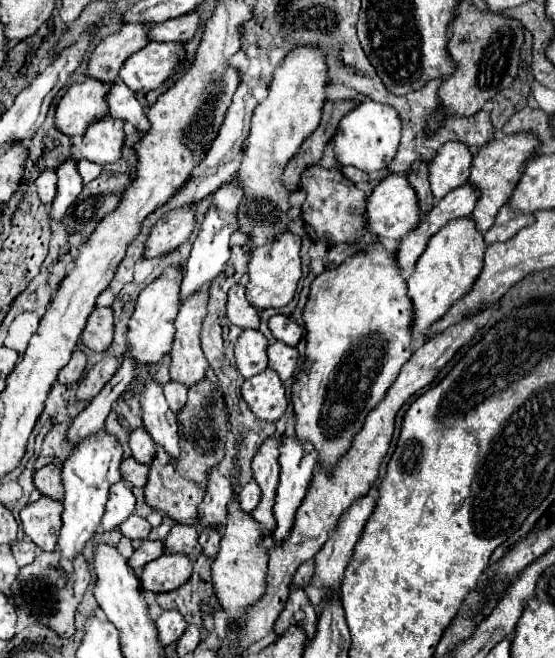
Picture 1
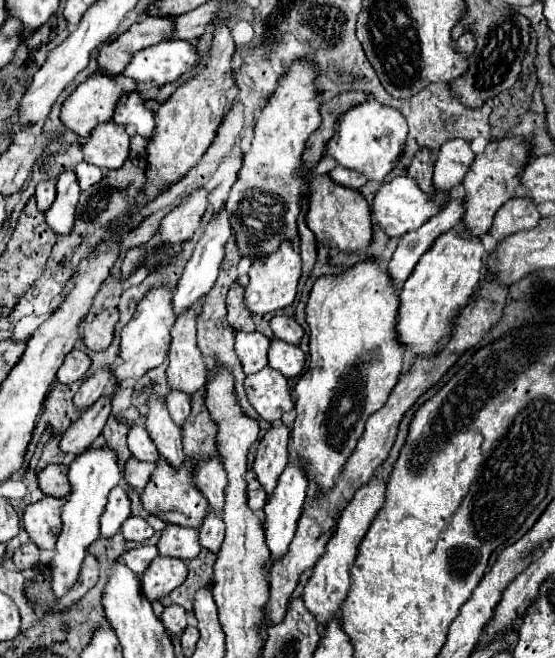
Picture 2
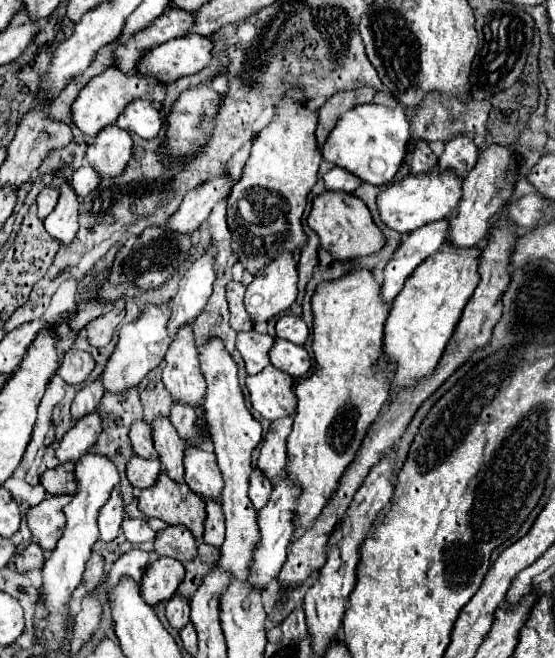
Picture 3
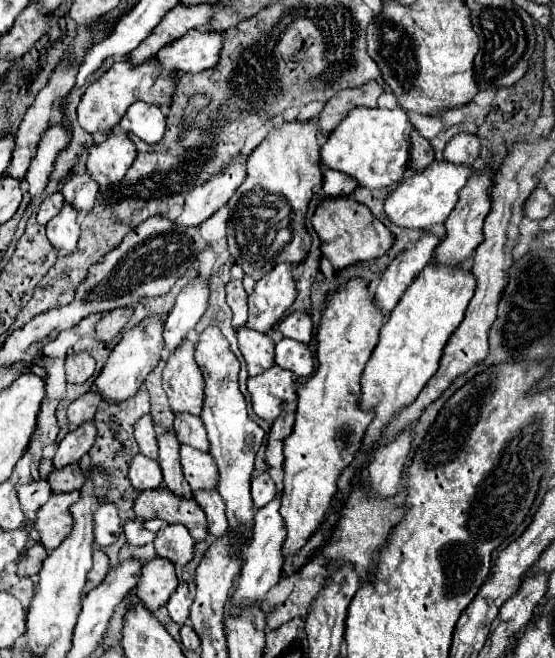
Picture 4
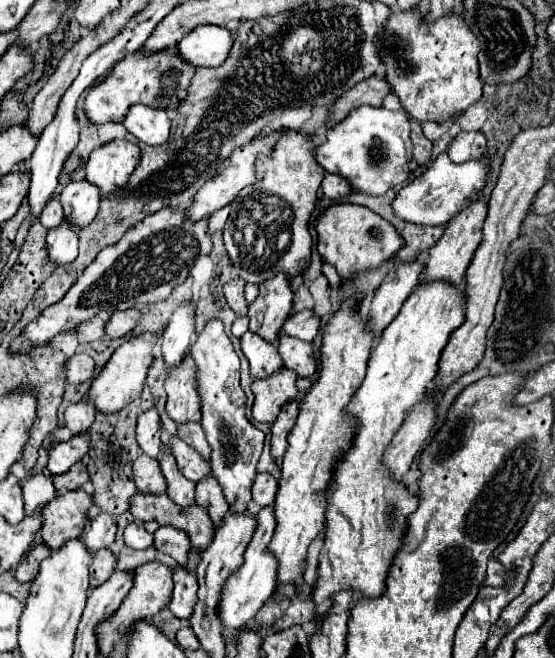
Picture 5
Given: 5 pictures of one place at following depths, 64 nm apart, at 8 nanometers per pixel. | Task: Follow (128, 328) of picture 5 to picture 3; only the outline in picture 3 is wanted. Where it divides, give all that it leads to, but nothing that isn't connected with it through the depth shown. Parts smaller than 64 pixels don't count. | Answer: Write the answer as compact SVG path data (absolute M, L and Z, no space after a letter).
M118 302L112 310L108 310L106 314L98 316L96 320L92 320L88 326L86 326L86 332L88 332L88 342L90 346L106 346L110 340L112 340L112 332L114 328L122 322L124 318L124 304Z

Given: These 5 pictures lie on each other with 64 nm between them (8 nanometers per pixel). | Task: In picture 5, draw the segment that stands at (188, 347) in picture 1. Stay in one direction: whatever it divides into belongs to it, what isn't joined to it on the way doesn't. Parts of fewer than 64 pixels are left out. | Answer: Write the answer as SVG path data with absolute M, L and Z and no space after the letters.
M184 356L184 364L168 370L164 382L168 394L168 416L180 422L200 422L200 394L196 388L196 364L192 356Z

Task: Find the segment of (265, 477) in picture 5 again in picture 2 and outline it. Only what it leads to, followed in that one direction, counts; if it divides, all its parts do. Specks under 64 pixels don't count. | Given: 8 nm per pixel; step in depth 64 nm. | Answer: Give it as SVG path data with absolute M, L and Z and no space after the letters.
M248 478L246 496L248 496L248 508L252 508L258 514L266 504L266 492L264 492L264 488L260 486L260 482L256 478Z

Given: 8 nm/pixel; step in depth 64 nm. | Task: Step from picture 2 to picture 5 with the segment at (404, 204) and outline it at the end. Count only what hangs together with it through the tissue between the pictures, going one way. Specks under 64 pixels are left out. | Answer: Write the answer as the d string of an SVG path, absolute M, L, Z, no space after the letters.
M440 154L432 166L428 166L420 176L416 176L410 184L406 184L396 198L392 200L394 214L410 224L422 224L422 226L442 226L446 224L460 208L468 204L468 196L476 198L482 194L488 178L488 158L464 162L464 164L452 164L448 154Z

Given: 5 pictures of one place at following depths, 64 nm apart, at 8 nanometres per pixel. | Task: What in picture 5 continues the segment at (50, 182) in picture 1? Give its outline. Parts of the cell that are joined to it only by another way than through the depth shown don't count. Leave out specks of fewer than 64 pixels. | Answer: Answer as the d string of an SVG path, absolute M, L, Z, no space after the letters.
M52 198L52 200L48 200L48 204L46 204L44 212L40 214L38 222L40 222L44 228L54 228L54 226L58 226L58 224L62 222L62 218L64 218L64 212L62 212L60 200L58 200L58 198Z

